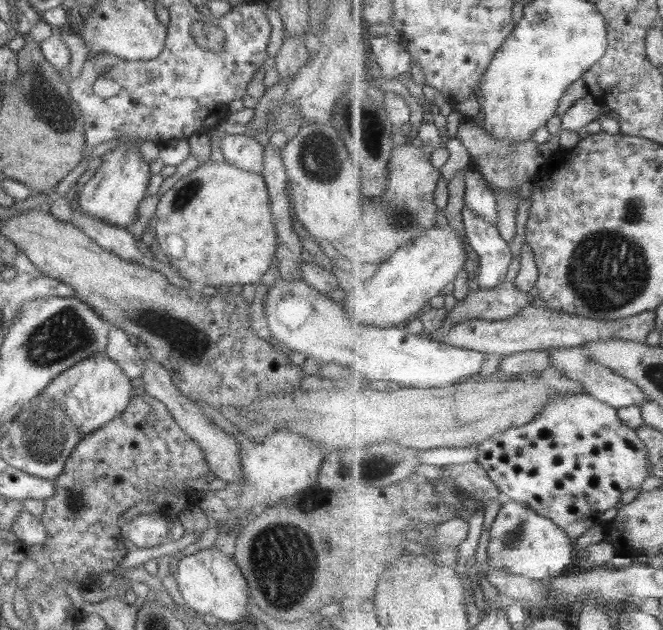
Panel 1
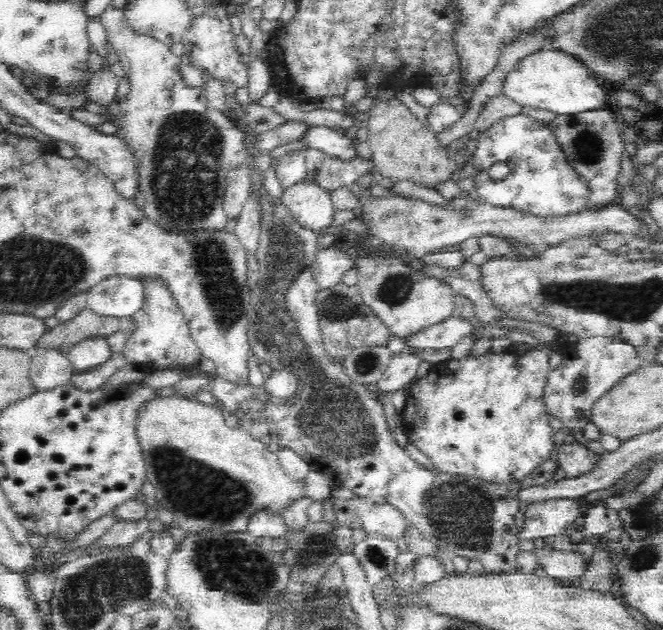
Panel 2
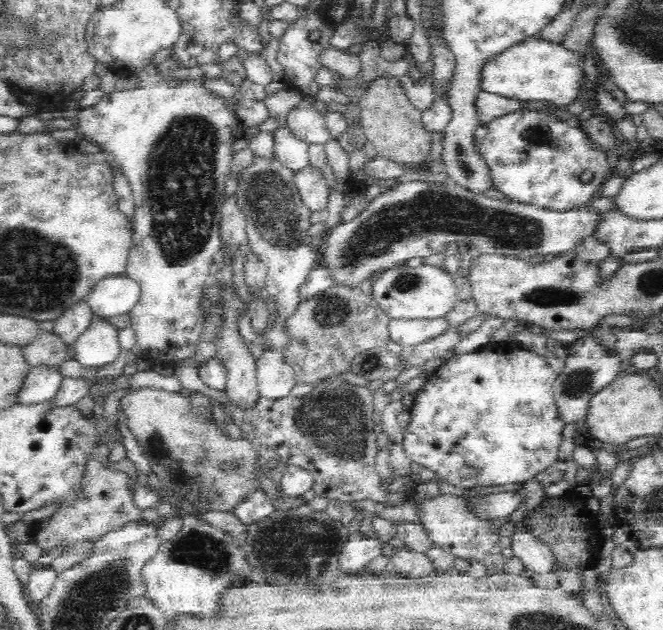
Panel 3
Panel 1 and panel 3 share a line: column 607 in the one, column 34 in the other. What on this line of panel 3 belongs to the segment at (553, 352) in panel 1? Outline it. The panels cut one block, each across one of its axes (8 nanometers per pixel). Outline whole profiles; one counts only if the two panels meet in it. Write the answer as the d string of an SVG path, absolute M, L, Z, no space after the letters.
M41 365L32 367L28 371L26 380L18 392L18 403L38 404L42 401L51 401L60 390L63 382L59 367Z

